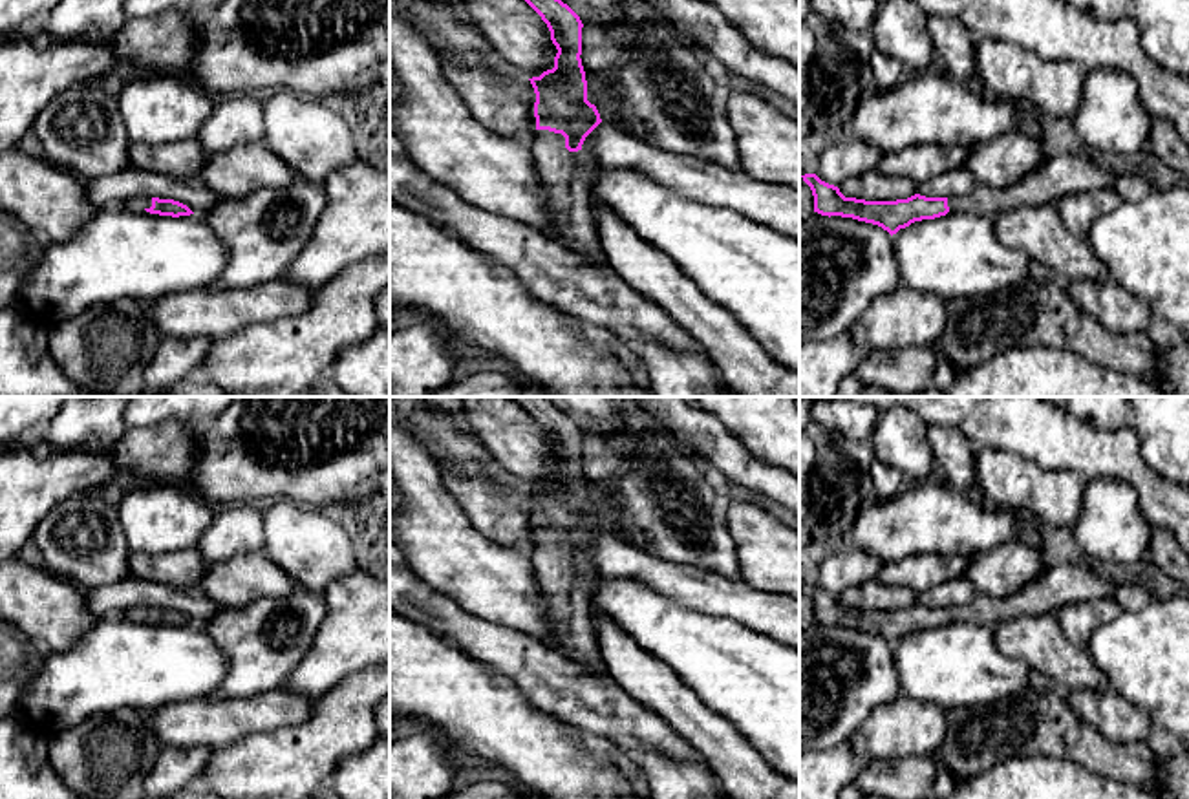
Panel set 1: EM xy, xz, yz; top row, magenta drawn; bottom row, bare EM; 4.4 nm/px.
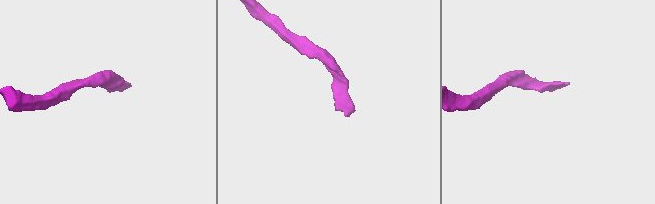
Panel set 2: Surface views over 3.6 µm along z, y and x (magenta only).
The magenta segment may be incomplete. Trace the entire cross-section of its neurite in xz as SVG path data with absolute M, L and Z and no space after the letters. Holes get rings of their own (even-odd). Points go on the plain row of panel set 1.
M547 397L509 399L520 404L541 426L551 441L551 450L558 459L554 477L543 481L540 486L529 488L536 503L536 541L530 552L530 563L541 589L547 618L554 627L556 649L563 656L587 667L591 673L605 673L593 625L591 598L584 589L587 572L578 563L585 547L602 532L596 516L587 510L587 490L580 468L584 433L580 426Z

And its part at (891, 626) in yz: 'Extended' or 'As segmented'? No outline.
Extended

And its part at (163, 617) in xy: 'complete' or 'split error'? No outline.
split error

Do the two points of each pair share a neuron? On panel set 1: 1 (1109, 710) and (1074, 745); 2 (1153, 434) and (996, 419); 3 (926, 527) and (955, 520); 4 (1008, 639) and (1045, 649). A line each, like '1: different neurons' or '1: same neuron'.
1: different neurons
2: different neurons
3: same neuron
4: same neuron

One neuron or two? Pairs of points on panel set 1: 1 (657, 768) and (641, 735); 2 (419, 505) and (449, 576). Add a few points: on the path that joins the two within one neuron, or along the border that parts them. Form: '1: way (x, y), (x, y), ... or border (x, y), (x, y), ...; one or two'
1: border (637, 756), (663, 752), (690, 761); two
2: way (428, 523), (449, 553), (449, 558); one

